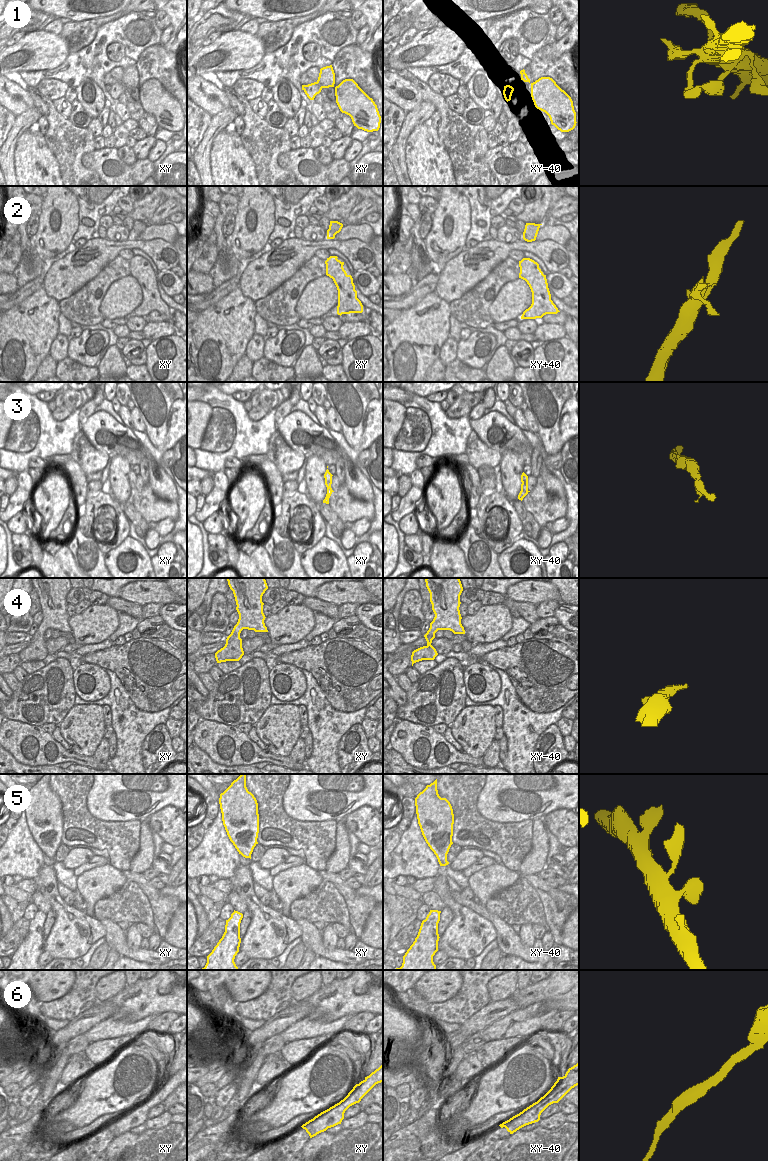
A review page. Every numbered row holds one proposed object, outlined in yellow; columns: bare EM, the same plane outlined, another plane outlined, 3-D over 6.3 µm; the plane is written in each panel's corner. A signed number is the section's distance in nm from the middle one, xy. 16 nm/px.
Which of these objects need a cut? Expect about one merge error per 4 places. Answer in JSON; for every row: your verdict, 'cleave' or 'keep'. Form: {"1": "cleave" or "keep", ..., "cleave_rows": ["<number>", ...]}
{"1": "keep", "2": "cleave", "3": "keep", "4": "keep", "5": "keep", "6": "keep", "cleave_rows": ["2"]}

